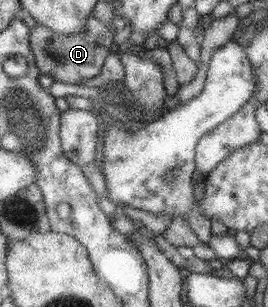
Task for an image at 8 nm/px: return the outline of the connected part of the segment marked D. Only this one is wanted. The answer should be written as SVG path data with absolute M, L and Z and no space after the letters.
M94 16L88 20L86 31L78 34L57 34L48 26L38 23L31 30L32 47L42 74L69 84L79 84L81 80L99 76L107 56L111 54L112 46L119 44L121 37L109 25Z

